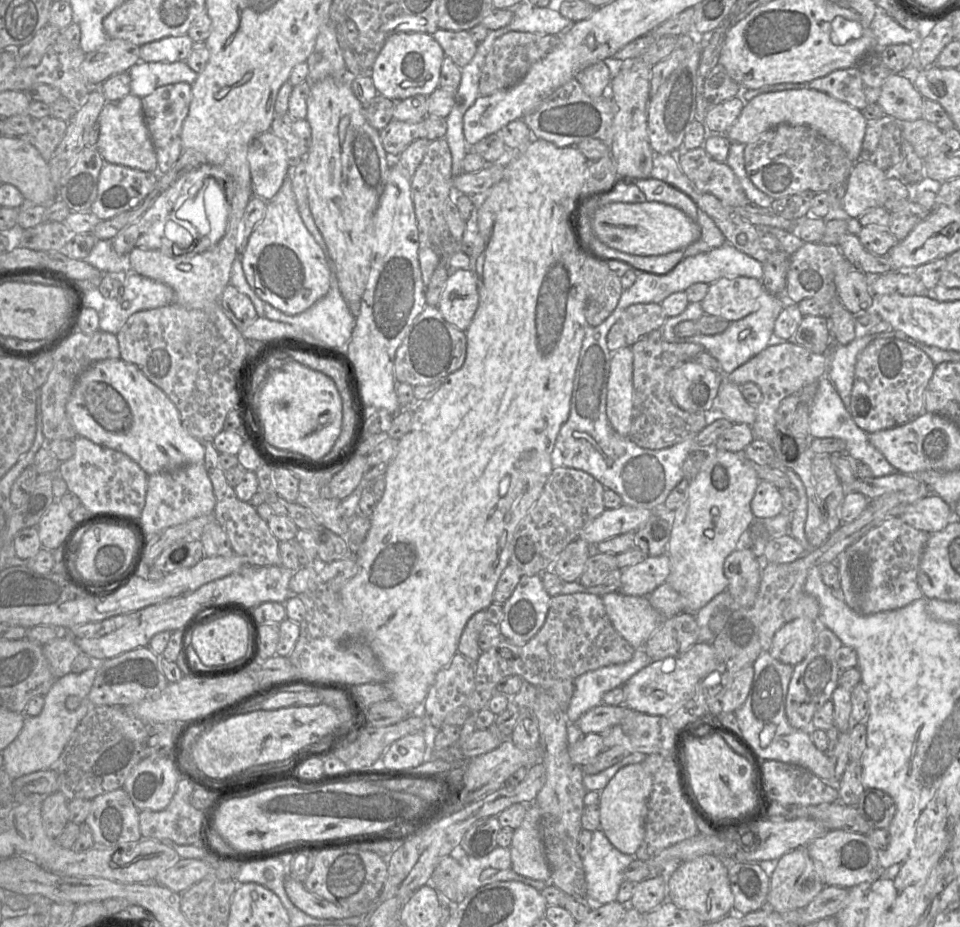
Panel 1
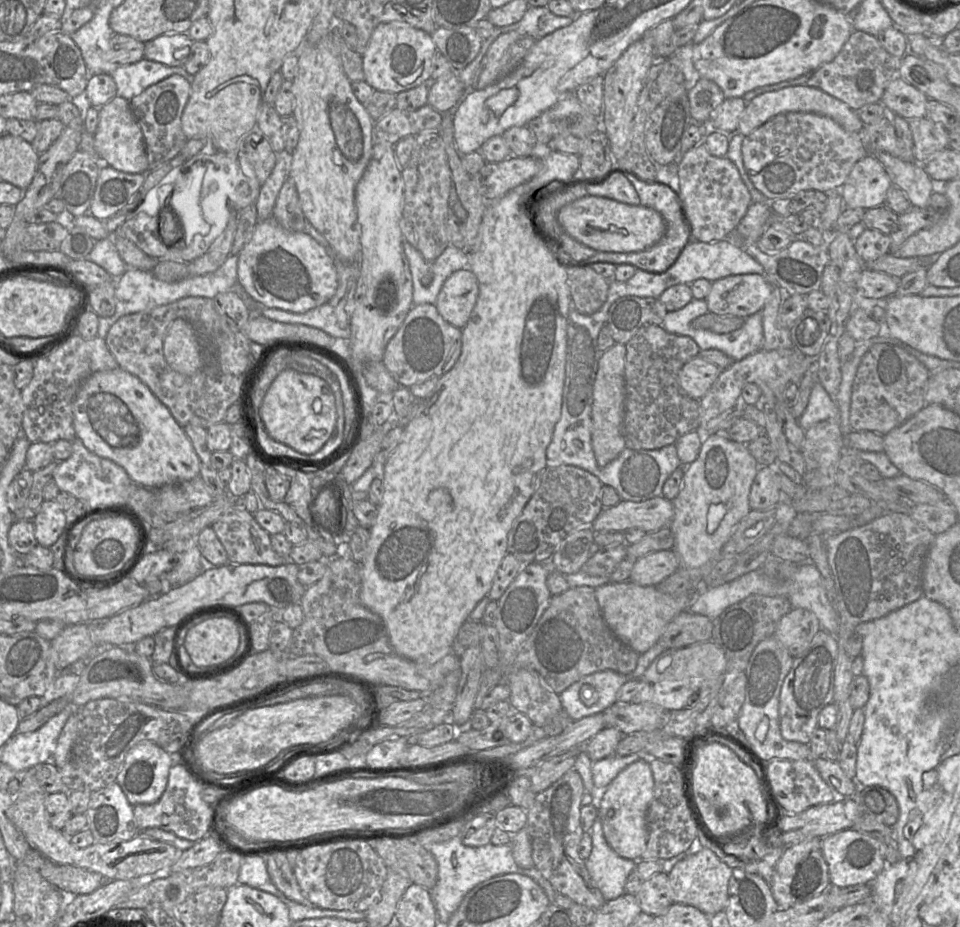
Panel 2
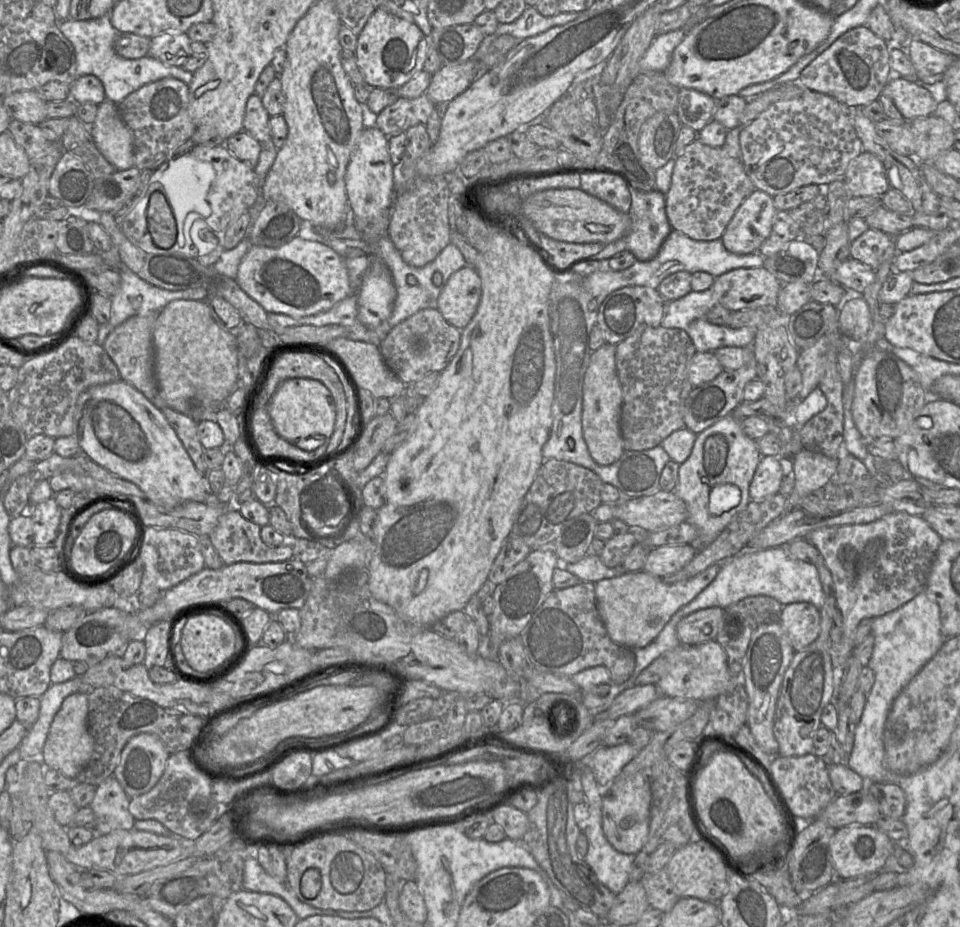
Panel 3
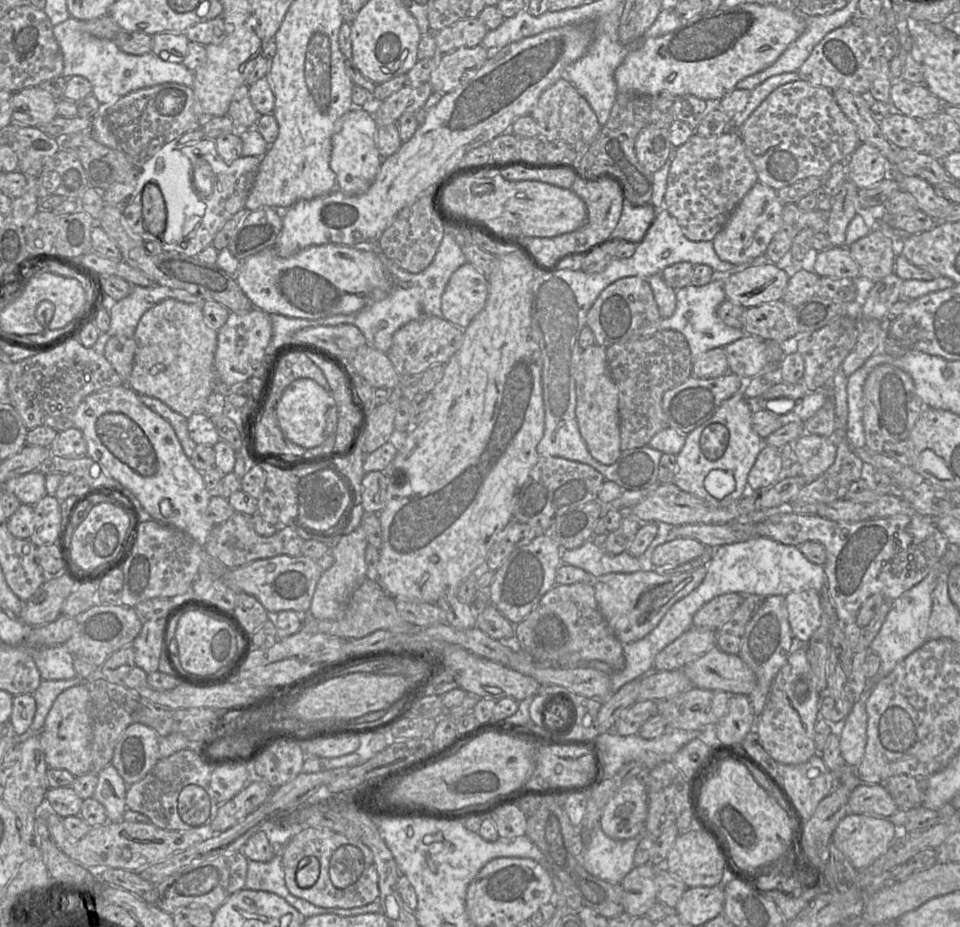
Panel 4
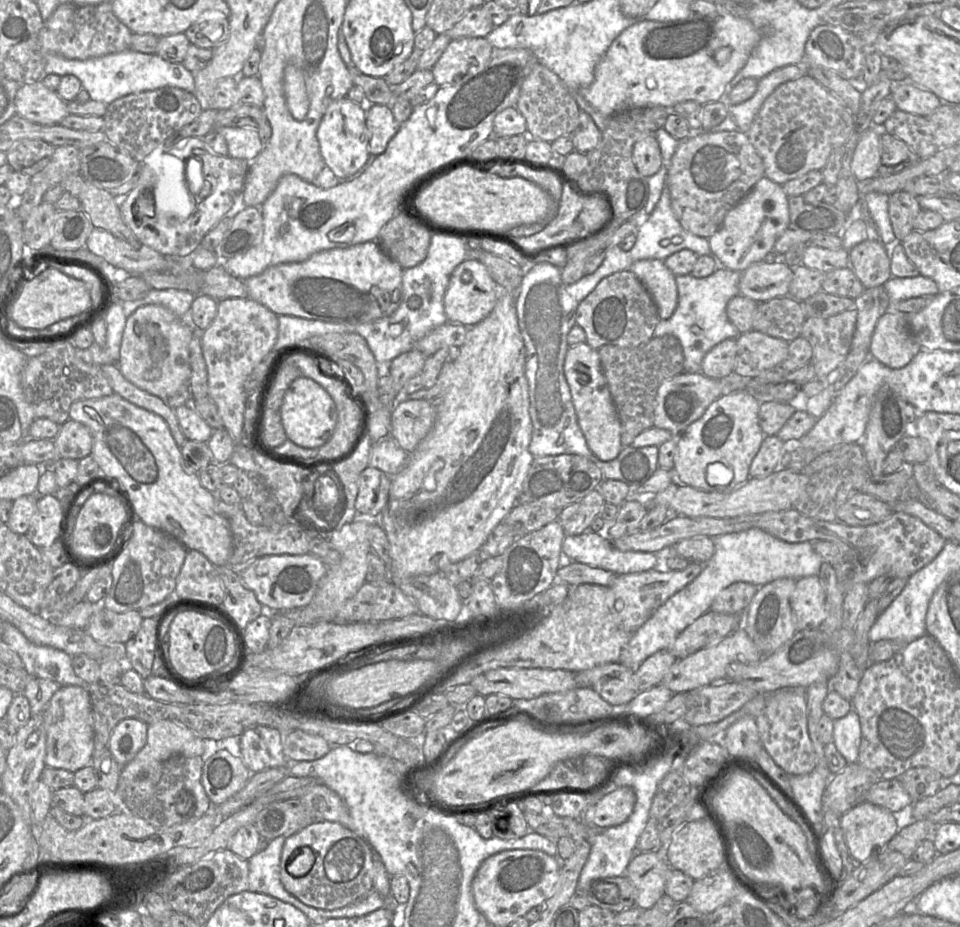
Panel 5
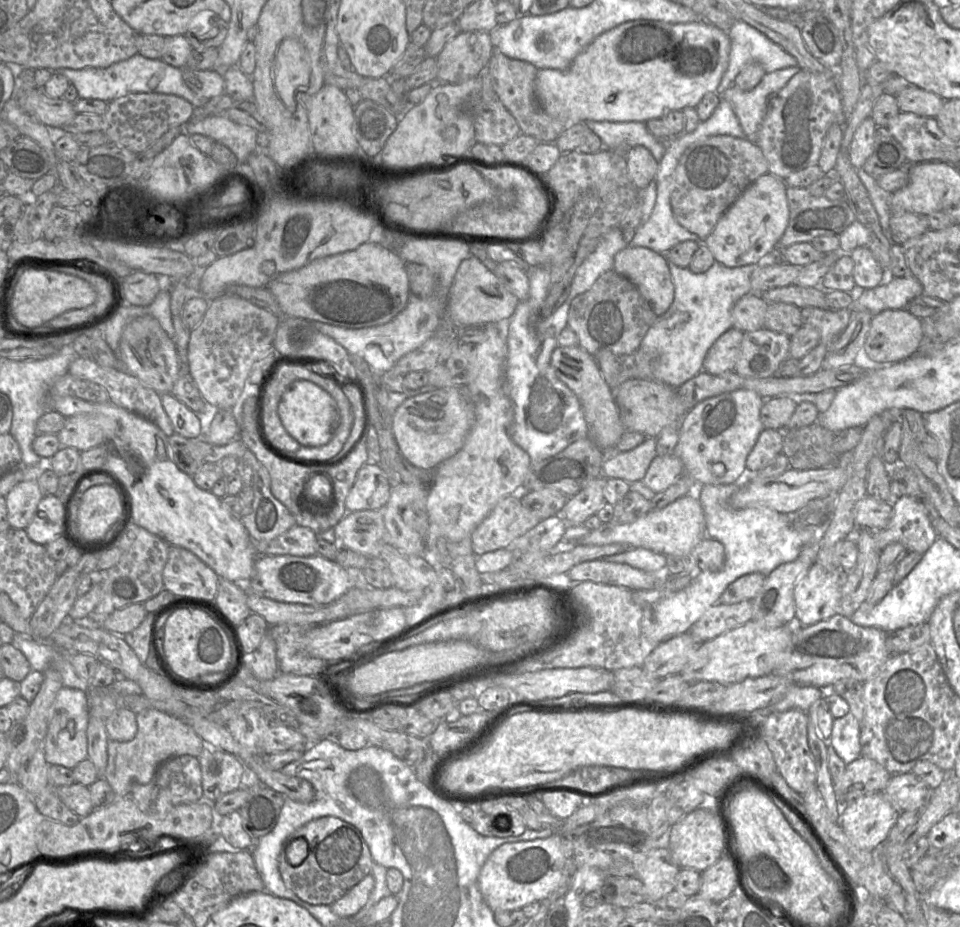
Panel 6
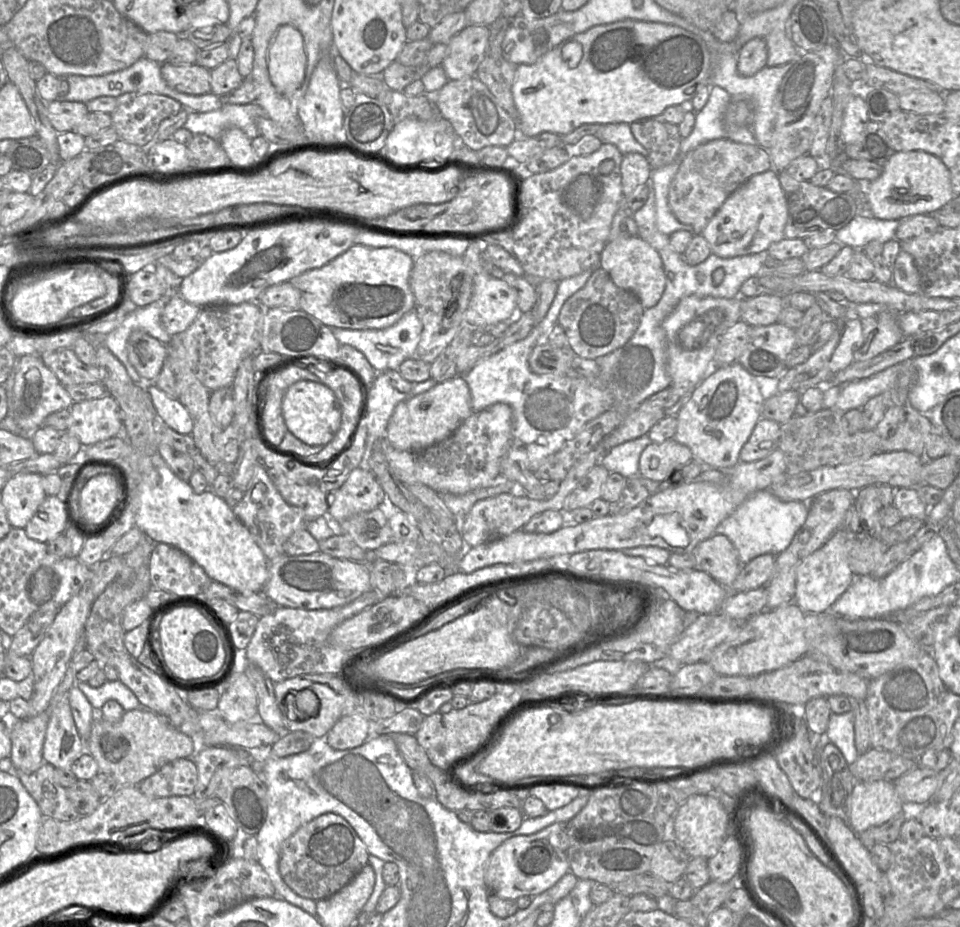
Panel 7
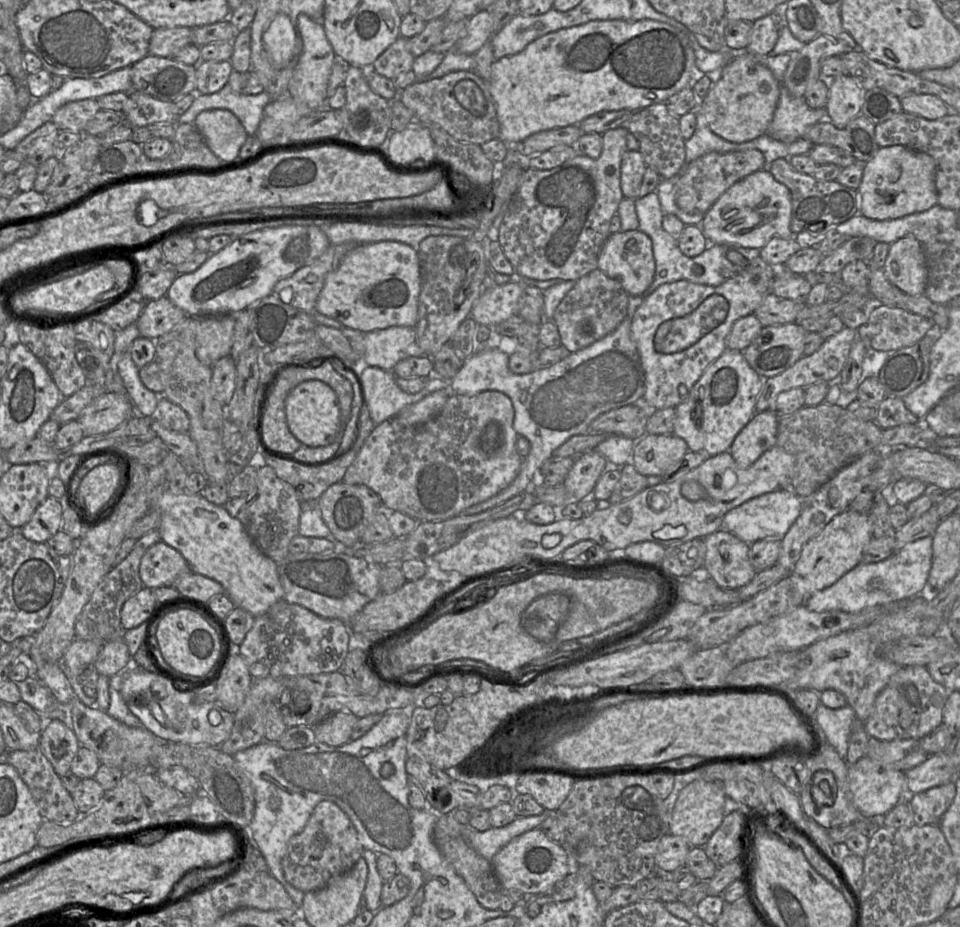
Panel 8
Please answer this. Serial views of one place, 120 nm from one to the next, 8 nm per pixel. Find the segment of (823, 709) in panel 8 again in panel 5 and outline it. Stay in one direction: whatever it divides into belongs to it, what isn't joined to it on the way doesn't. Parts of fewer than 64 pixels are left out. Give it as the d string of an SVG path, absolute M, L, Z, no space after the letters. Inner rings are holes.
M854 708L844 717L834 720L832 742L848 764L858 762L861 727Z

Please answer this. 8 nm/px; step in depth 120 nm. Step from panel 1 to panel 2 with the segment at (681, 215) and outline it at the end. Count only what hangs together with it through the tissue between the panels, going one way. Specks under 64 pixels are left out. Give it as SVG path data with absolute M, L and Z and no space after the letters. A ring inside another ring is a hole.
M587 195L564 207L557 213L557 221L563 230L578 242L603 252L640 252L664 235L666 225L657 211L642 206L628 205L613 199Z

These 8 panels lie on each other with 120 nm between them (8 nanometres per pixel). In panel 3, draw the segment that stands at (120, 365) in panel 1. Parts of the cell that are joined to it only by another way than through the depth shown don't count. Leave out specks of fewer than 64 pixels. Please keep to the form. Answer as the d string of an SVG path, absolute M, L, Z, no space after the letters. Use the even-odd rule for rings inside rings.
M122 379L92 386L79 395L75 405L74 436L78 439L81 453L112 474L136 484L159 507L175 508L186 502L204 502L208 495L206 477L197 471L161 410Z

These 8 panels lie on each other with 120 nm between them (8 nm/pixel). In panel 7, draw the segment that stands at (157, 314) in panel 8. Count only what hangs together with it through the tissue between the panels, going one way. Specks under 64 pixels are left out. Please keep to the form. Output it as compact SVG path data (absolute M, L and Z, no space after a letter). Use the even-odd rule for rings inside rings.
M175 296L164 306L162 326L170 336L182 333L192 325L200 312L201 307L188 303L181 296Z

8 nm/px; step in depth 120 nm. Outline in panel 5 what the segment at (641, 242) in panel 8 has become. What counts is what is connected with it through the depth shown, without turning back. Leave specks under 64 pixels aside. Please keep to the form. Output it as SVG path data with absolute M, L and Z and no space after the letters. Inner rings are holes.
M644 259L633 263L629 269L646 287L655 305L659 318L669 319L678 305L675 275L662 260Z

